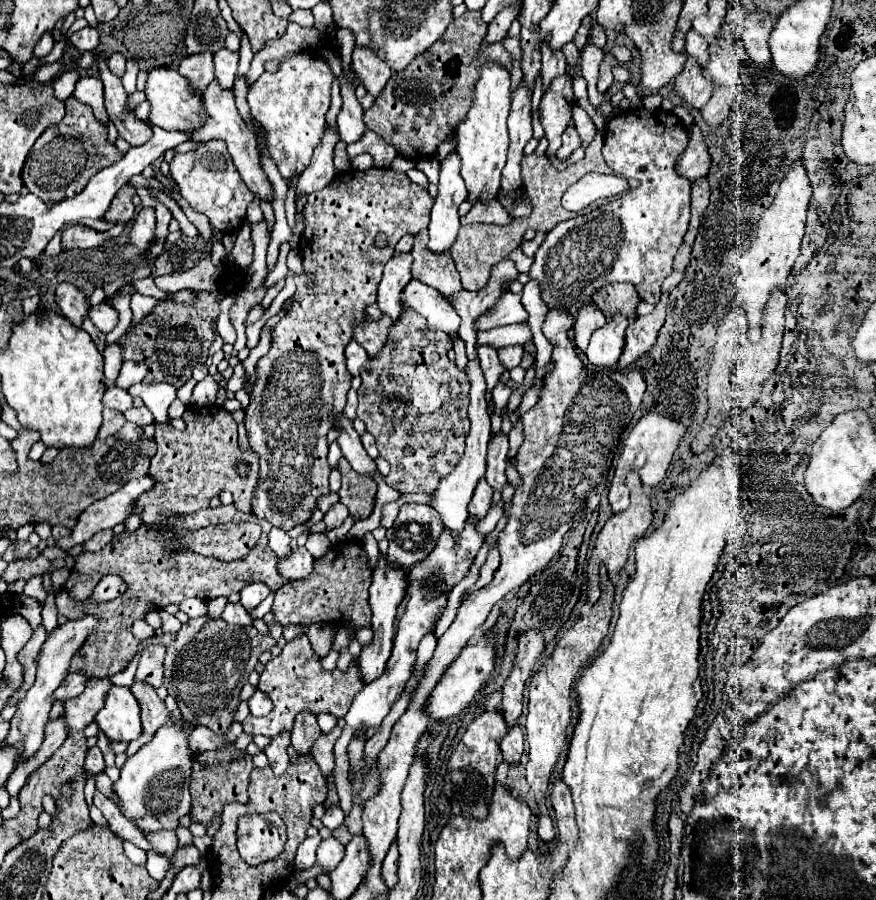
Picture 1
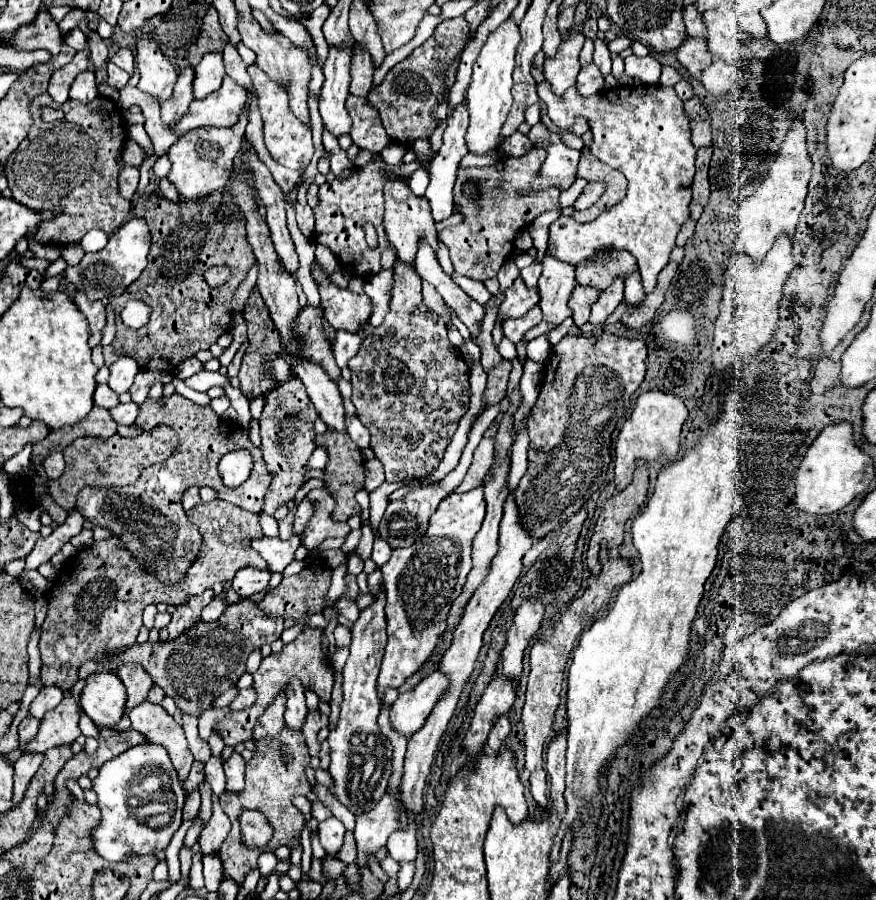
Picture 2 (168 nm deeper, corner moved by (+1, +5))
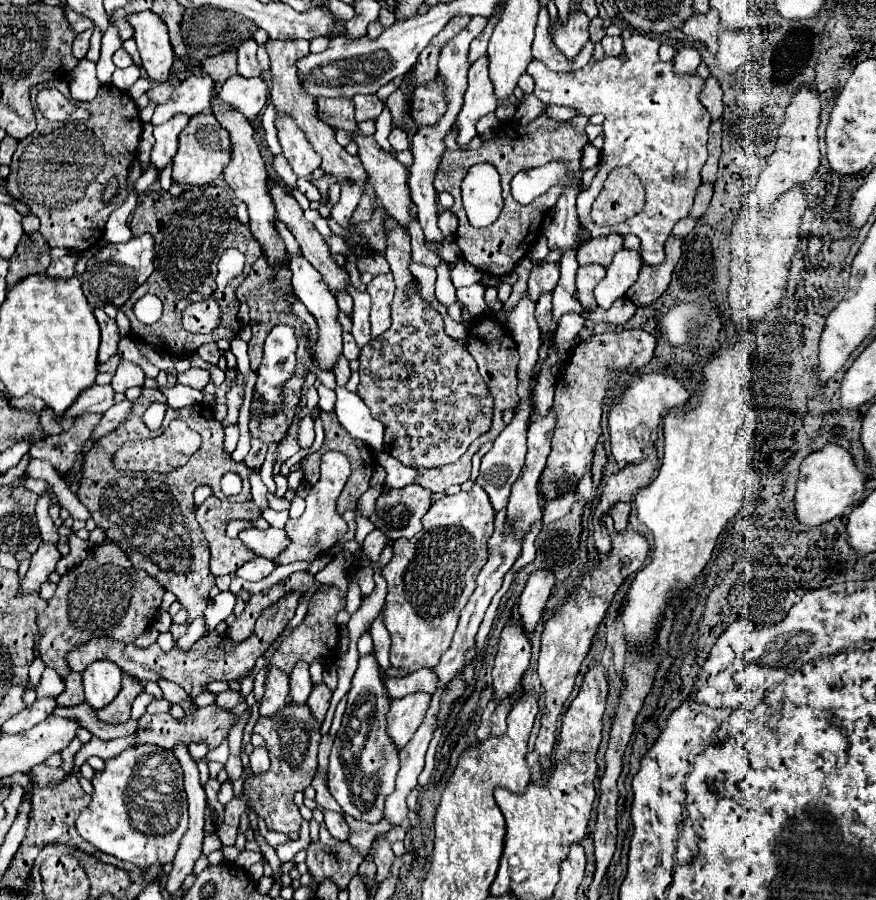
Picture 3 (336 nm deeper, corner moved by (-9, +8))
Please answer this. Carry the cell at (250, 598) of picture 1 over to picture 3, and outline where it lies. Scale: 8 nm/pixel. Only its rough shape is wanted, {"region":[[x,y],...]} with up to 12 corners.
{"region":[[252,558],[236,570],[236,576],[258,582],[276,564],[266,558]]}

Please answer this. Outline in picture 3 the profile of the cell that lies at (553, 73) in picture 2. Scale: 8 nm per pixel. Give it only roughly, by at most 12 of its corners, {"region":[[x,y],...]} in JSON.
{"region":[[582,10],[550,28],[554,44],[572,60],[588,42]]}

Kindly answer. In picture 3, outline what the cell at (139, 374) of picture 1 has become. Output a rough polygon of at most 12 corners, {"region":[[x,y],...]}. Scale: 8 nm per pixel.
{"region":[[120,360],[110,382],[114,392],[144,384],[138,364]]}

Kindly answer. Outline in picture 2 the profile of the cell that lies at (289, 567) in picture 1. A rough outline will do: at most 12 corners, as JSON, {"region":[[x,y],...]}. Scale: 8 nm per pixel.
{"region":[[262,537],[252,547],[266,559],[272,573],[294,561],[300,537],[288,541]]}

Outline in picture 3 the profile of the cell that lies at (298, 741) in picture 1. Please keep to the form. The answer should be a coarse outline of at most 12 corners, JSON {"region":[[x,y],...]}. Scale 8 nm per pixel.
{"region":[[296,662],[290,674],[290,698],[304,704],[312,680],[306,662]]}

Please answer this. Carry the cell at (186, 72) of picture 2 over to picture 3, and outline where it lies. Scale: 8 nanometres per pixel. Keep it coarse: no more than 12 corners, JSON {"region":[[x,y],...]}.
{"region":[[174,116],[154,126],[150,162],[158,174],[172,162],[178,132],[190,116]]}

